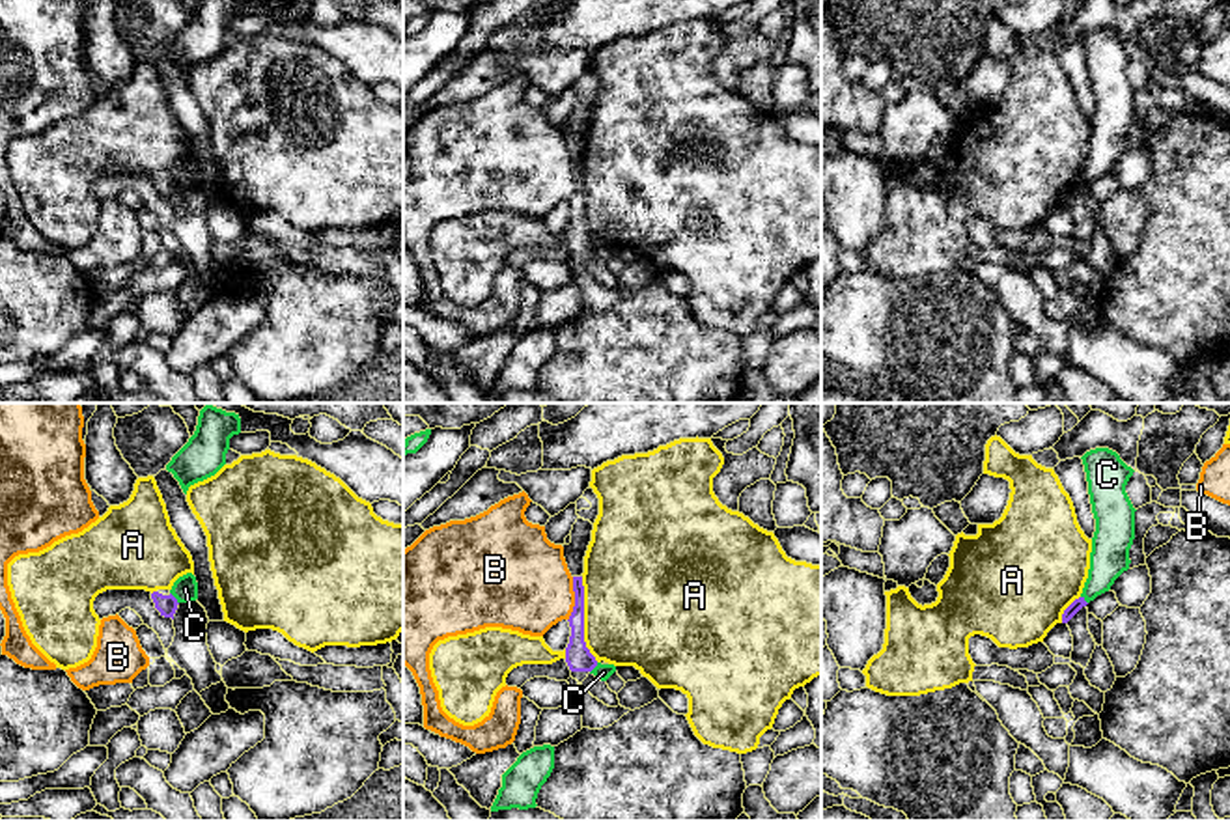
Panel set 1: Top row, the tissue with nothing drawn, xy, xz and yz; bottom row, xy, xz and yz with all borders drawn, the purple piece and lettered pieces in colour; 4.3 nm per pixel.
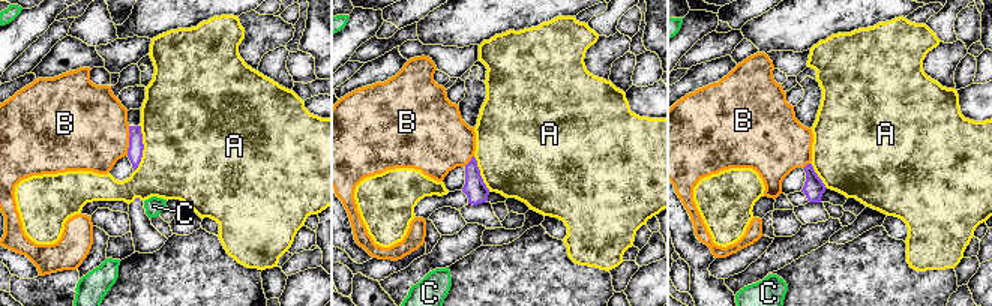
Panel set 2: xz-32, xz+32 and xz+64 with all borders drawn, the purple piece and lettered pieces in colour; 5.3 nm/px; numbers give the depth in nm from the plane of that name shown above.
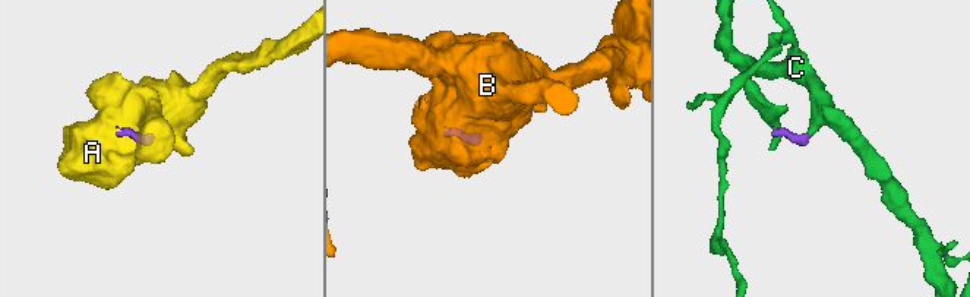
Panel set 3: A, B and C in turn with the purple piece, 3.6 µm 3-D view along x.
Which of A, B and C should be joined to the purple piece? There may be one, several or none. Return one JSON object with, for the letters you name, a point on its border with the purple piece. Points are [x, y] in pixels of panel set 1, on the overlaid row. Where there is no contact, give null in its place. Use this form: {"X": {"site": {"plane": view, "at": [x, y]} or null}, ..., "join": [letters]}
{"join": []}

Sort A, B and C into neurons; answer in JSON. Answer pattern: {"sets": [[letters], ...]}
{"sets": [["A"], ["B"], ["C"]]}

